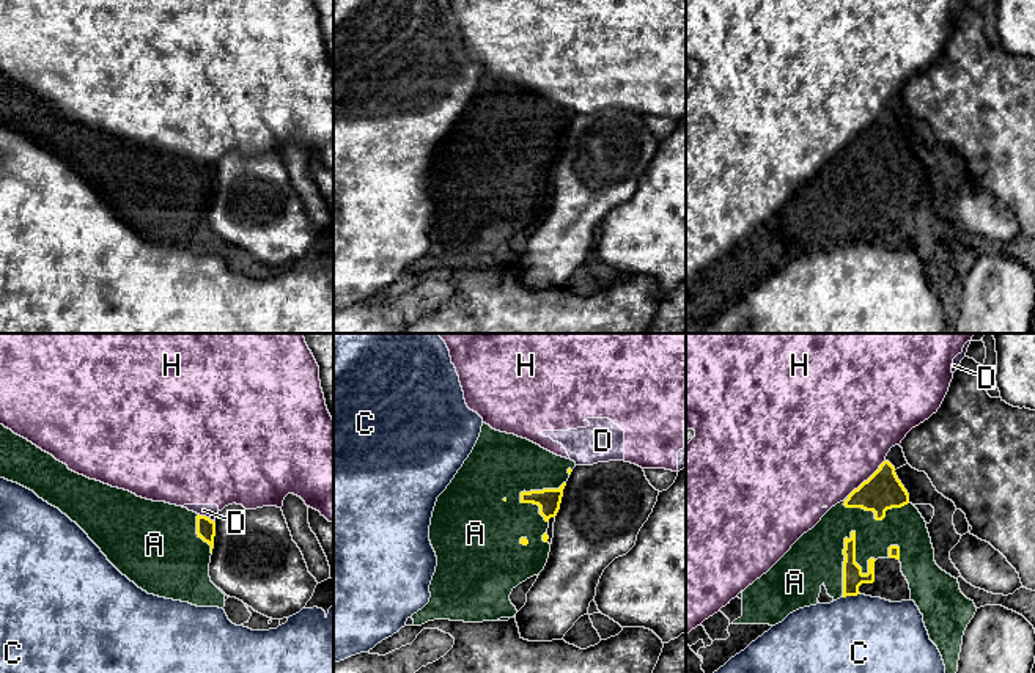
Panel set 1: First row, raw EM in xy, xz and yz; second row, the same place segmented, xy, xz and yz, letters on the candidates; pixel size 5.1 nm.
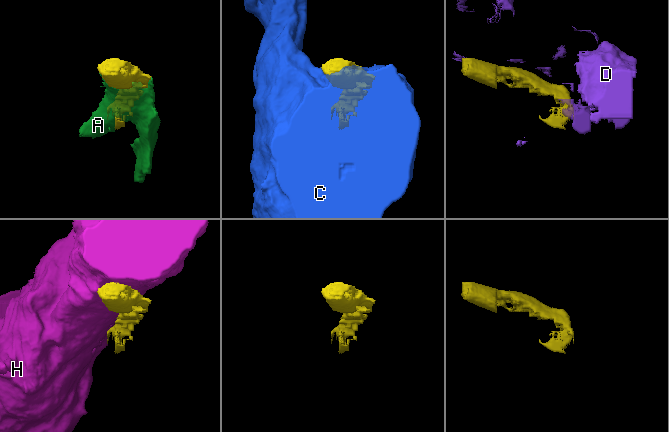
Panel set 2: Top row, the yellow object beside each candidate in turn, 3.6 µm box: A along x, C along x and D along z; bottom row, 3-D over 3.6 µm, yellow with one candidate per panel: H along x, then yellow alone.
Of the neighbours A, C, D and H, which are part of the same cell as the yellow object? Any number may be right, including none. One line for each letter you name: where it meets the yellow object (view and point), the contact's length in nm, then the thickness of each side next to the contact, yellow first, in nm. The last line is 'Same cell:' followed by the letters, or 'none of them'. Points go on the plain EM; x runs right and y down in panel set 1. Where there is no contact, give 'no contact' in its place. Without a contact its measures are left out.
A: contact yz (843, 211); length 360 nm; calibres 110 and 280 nm
Same cell: A

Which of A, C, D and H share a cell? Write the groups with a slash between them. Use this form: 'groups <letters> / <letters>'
groups A / C / D H

